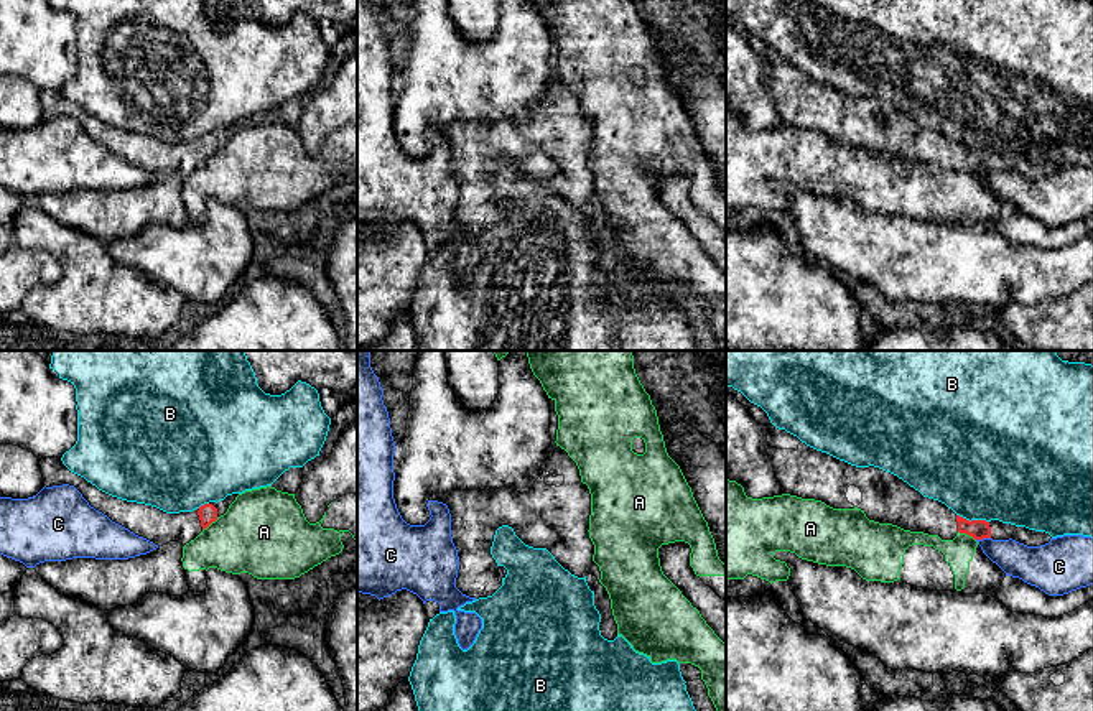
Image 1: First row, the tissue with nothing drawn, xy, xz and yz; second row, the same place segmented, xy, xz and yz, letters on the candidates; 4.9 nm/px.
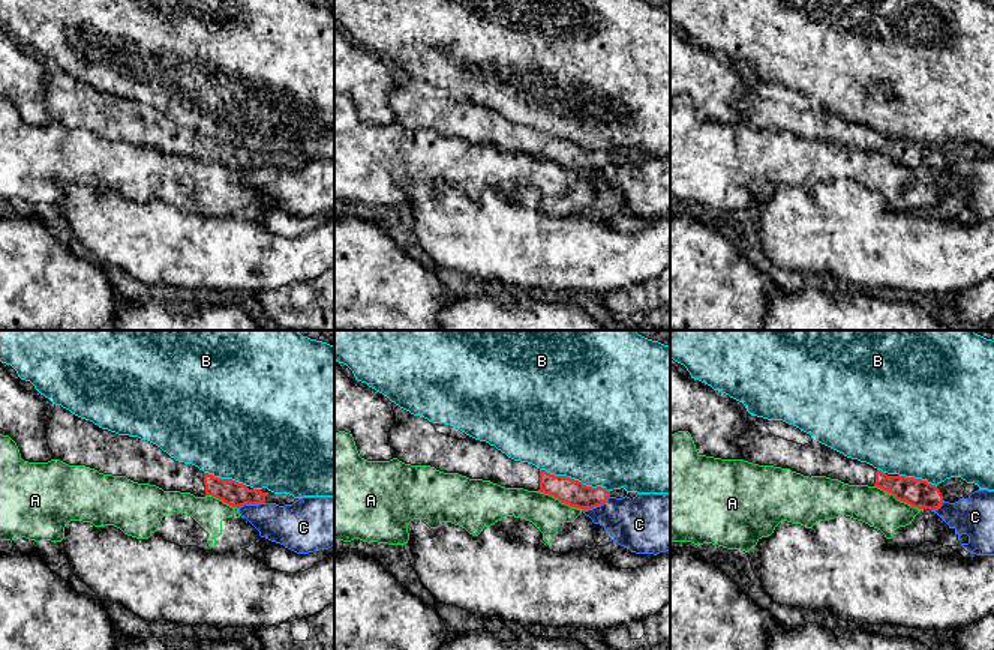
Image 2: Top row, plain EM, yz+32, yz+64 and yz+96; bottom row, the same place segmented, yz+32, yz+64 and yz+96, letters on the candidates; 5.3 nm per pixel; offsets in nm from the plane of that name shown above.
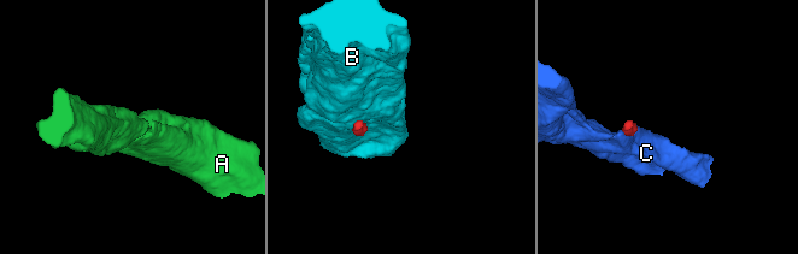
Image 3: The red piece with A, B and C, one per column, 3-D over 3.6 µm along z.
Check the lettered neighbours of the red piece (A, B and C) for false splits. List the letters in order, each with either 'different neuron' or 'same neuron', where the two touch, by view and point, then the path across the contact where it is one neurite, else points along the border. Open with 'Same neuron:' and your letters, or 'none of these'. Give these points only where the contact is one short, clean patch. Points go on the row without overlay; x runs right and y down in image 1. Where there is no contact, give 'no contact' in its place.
Same neuron: none of these
A: different neuron; meets red in yz at (967, 165); border along yz (958, 162), (975, 171)
B: different neuron; meets red in yz at (973, 152); border along yz (957, 145), (970, 152), (988, 153)
C: different neuron; meets red in yz at (983, 168); border along yz (990, 168), (976, 171)

